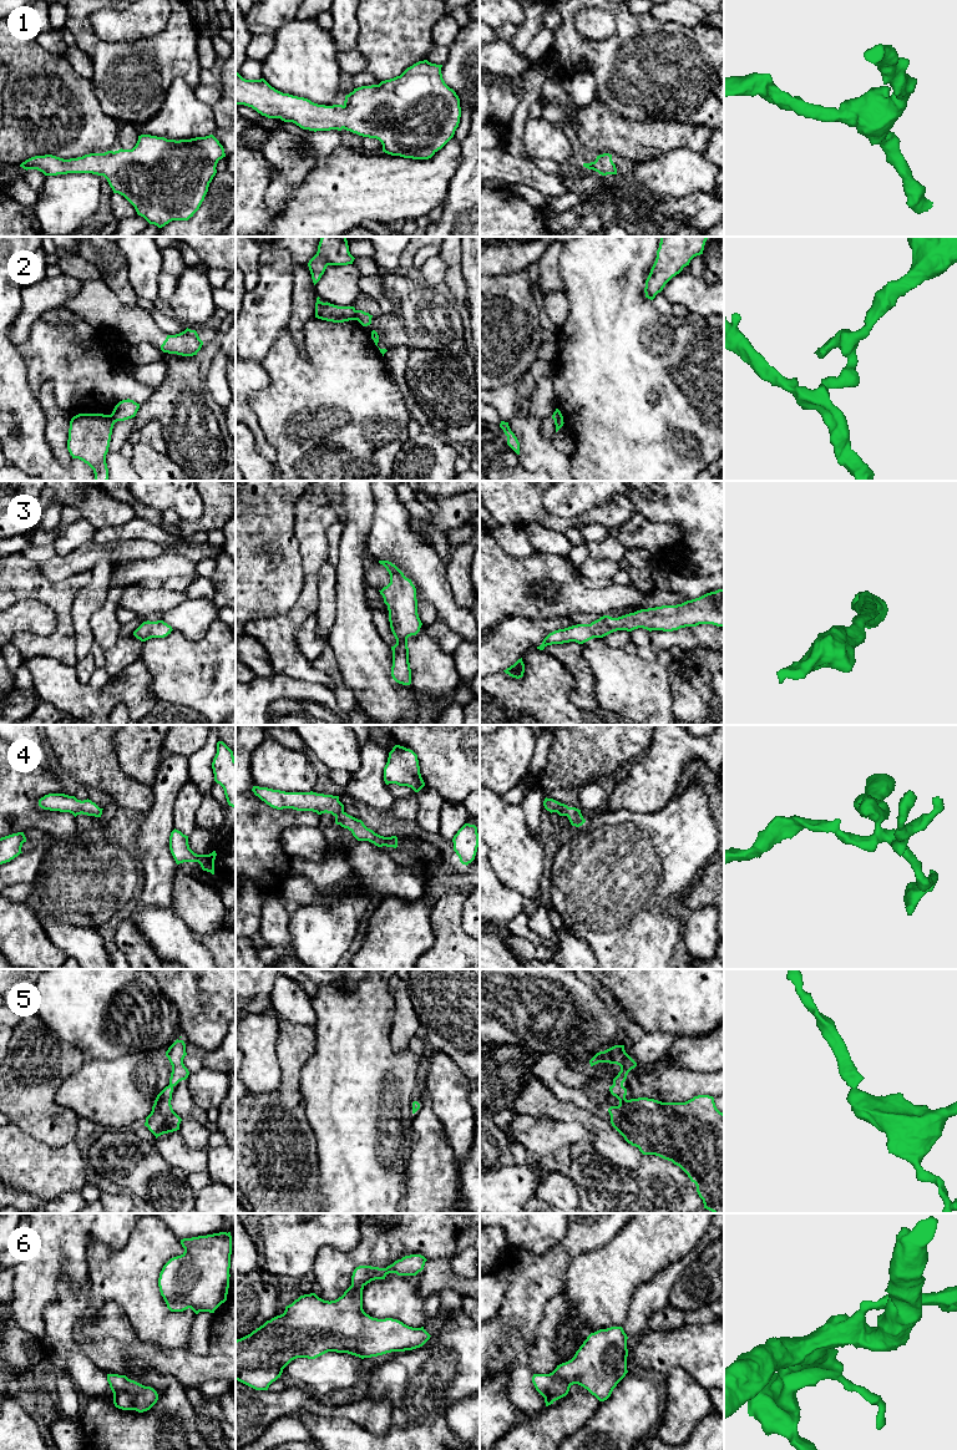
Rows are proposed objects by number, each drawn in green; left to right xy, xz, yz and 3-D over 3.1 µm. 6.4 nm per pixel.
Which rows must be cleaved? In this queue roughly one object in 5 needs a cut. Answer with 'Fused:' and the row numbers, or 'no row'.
Fused: 2

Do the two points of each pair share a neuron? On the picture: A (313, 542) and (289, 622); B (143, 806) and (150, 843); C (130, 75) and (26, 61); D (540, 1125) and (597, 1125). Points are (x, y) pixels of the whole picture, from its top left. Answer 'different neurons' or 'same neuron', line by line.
A: same neuron
B: different neurons
C: different neurons
D: different neurons

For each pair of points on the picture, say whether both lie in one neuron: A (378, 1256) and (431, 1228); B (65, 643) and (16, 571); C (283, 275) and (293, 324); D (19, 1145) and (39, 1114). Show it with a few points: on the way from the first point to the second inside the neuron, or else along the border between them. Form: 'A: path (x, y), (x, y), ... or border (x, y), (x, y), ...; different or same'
A: path (389, 1242), (403, 1228), (418, 1228); same
B: path (62, 622), (62, 606), (38, 583); same
C: border (293, 283), (292, 310), (287, 328); different
D: border (13, 1123), (31, 1136), (52, 1146); different

